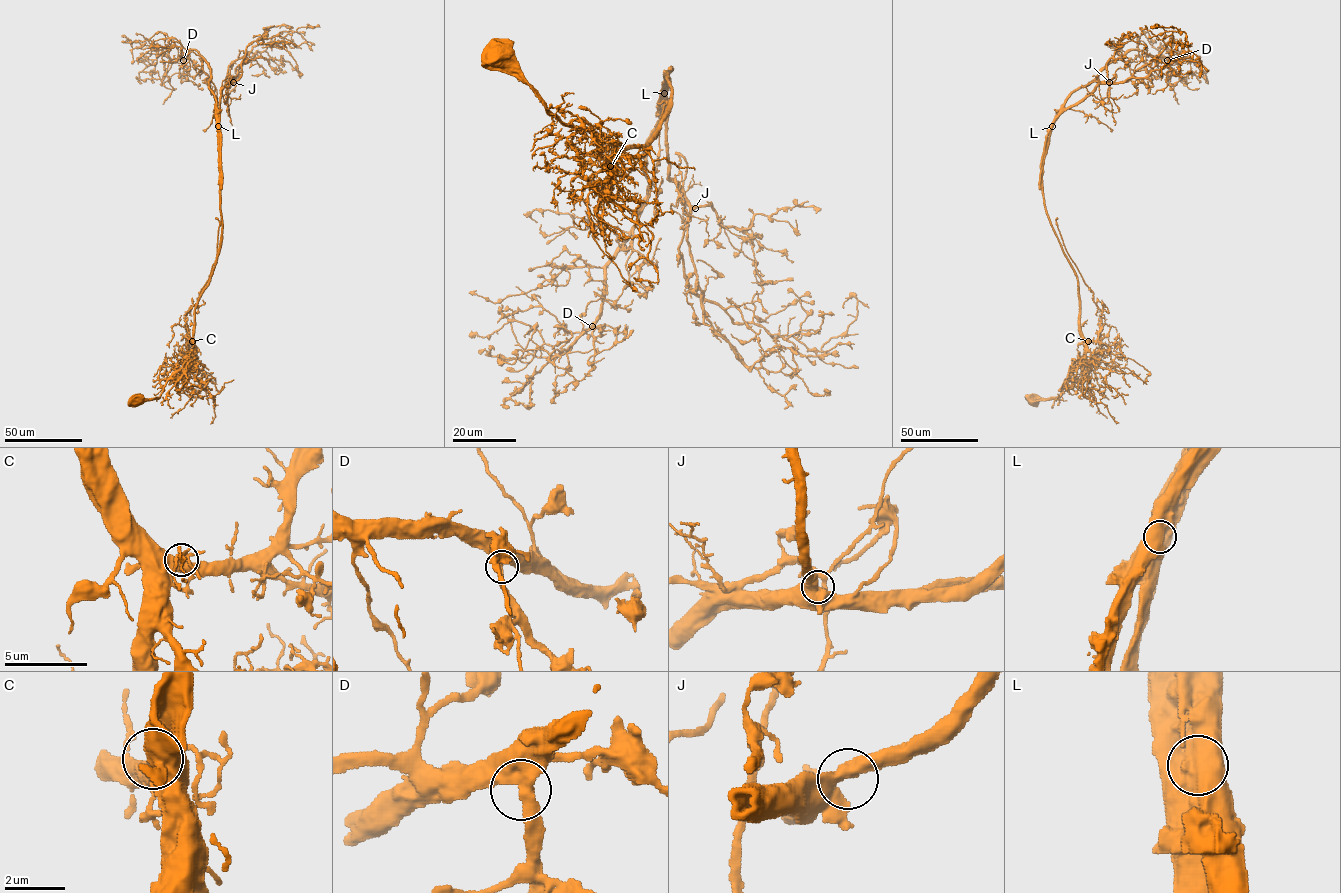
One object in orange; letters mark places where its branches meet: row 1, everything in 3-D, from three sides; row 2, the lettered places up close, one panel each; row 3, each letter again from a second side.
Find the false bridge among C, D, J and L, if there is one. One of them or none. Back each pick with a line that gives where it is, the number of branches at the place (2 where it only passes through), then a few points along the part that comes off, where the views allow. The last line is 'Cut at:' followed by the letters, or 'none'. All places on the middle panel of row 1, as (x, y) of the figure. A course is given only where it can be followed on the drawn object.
L: place (664, 93); branches 1; course (664, 93), (687, 284), (733, 322), (819, 351), (857, 299), (843, 308)
Cut at: L

